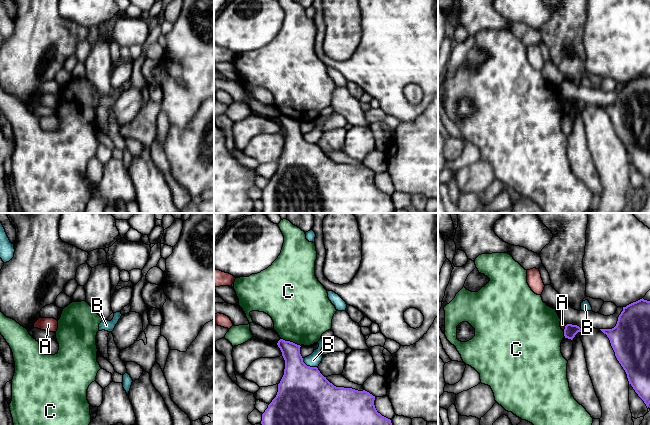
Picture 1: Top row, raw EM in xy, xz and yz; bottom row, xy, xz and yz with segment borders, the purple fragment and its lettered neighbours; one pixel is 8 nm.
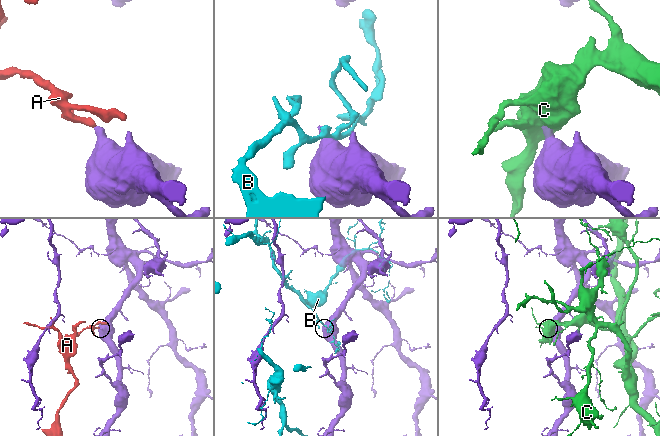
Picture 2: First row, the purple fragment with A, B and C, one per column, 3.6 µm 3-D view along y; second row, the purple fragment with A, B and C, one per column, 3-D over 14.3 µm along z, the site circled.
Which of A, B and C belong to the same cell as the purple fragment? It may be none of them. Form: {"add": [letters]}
{"add": []}

